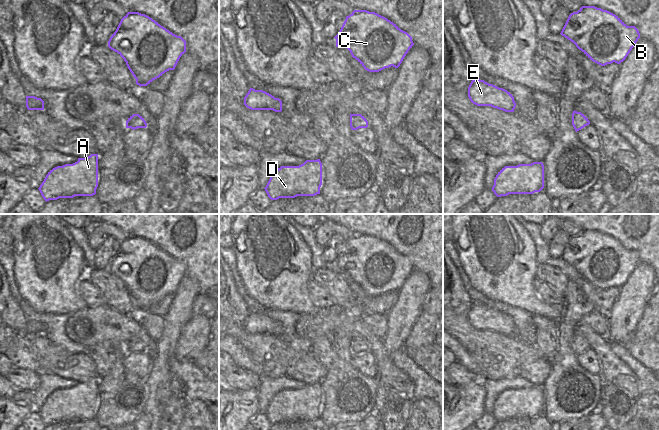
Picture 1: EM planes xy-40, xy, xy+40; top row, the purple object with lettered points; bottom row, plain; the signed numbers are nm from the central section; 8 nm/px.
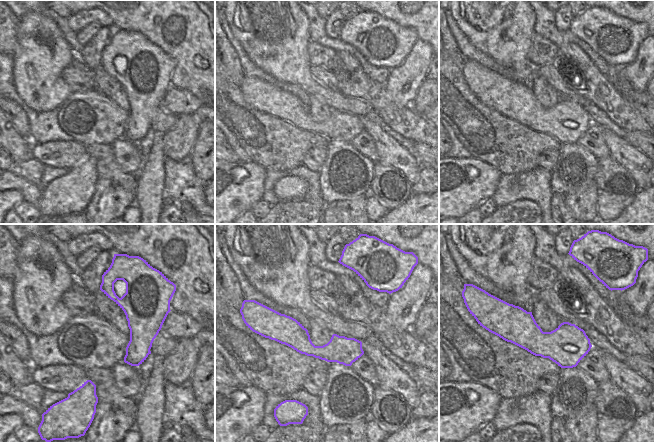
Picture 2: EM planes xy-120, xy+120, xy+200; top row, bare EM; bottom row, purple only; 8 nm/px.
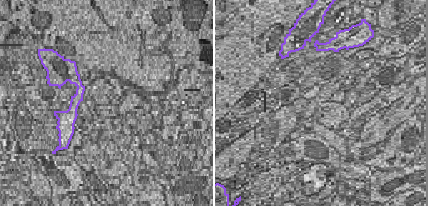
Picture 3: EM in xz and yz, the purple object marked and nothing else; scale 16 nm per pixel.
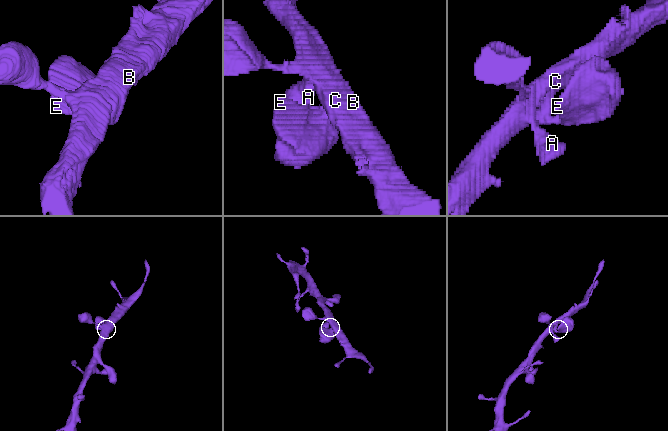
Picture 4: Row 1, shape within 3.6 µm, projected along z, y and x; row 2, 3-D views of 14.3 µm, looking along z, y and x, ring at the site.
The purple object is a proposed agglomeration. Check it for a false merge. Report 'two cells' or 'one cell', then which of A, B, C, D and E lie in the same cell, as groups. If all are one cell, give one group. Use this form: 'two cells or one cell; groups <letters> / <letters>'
one cell; groups A B C D E

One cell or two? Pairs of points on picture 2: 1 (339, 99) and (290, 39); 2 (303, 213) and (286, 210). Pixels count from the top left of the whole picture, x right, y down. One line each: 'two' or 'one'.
1: one
2: one

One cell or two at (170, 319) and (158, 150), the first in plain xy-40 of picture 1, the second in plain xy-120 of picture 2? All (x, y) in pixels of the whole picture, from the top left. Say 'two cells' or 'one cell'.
one cell

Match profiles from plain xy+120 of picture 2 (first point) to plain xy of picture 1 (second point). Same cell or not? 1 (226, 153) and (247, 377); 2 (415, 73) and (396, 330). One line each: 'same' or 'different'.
1: same
2: same

